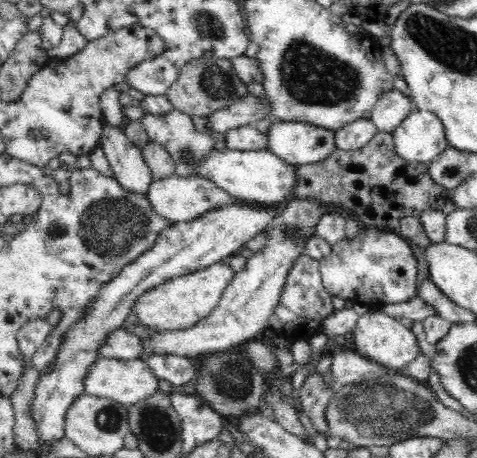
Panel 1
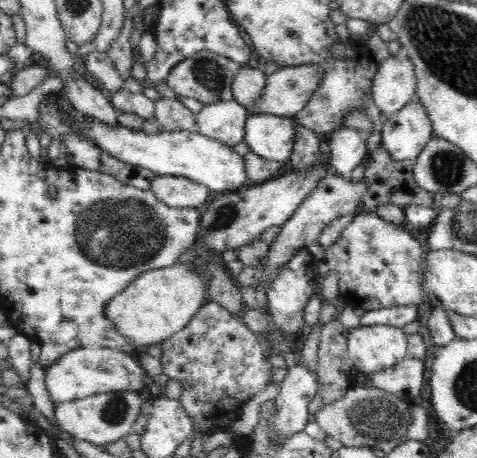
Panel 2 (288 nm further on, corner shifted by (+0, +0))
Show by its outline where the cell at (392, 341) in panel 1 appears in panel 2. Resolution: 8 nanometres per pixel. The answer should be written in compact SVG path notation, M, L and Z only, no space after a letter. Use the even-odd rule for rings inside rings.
M358 326L348 336L348 356L366 378L408 358L408 336L396 326Z

